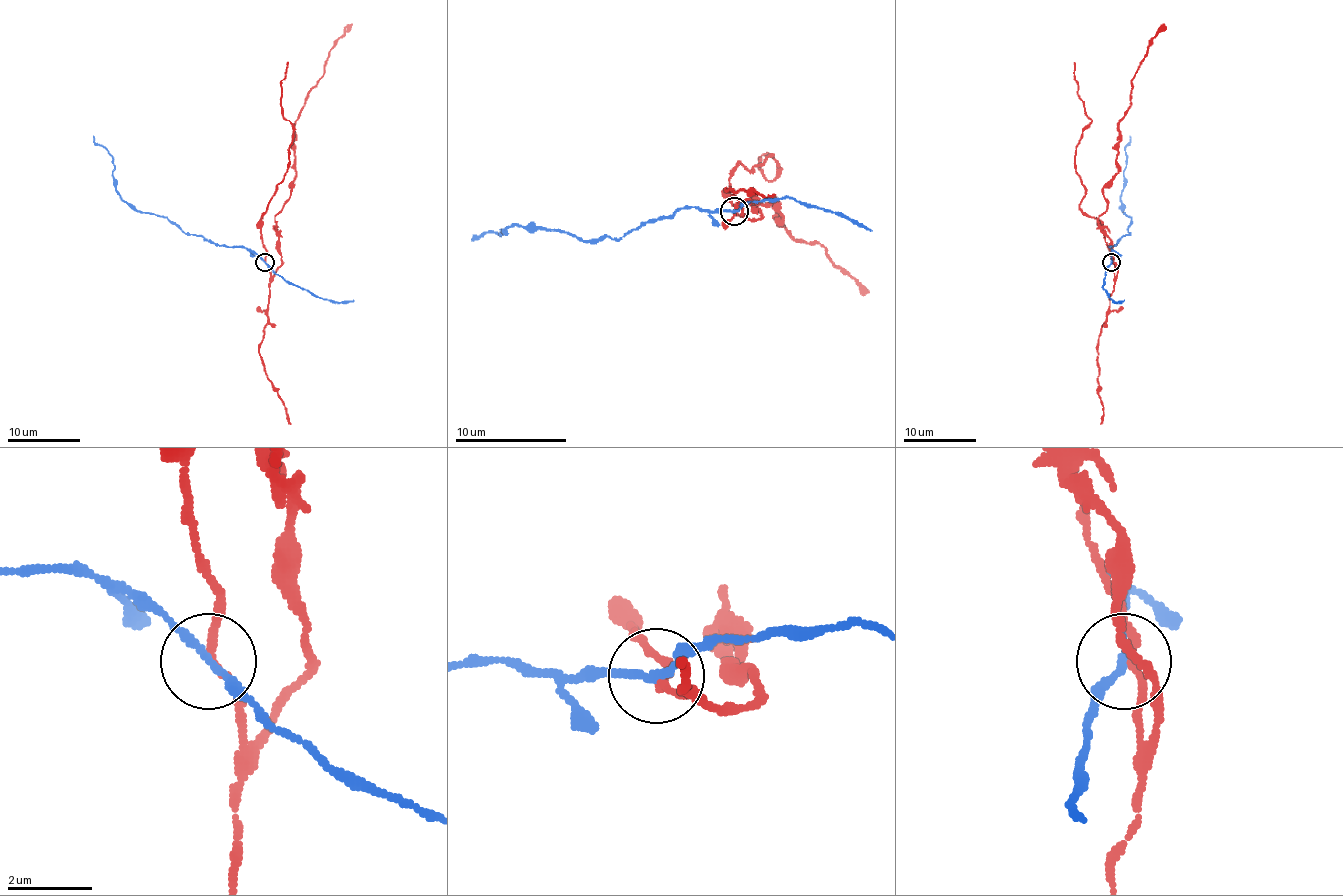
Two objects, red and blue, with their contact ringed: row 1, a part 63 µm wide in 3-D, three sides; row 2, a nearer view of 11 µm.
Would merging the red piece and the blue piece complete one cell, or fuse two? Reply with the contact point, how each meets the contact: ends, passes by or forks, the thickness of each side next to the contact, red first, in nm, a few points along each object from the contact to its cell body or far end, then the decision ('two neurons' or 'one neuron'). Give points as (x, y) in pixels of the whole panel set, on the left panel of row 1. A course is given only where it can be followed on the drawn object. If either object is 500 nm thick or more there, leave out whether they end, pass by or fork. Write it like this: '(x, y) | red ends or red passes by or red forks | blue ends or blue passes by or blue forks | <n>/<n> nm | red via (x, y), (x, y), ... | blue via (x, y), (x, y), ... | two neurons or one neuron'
(265, 262) | red passes by | blue passes by | 160/180 nm | red via (265, 262), (272, 275), (281, 264), (274, 218), (290, 194), (294, 121), (334, 41), (352, 23) | blue via (265, 262), (243, 247), (210, 244), (167, 218), (132, 209), (116, 189), (114, 158), (94, 136) | two neurons

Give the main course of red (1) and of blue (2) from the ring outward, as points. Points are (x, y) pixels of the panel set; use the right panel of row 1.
1: (1112, 262), (1097, 218), (1106, 209), (1103, 187), (1117, 171), (1119, 121), (1135, 74), (1165, 23)
2: (1112, 262), (1108, 247), (1130, 233), (1130, 218), (1123, 209), (1125, 149), (1130, 136)

